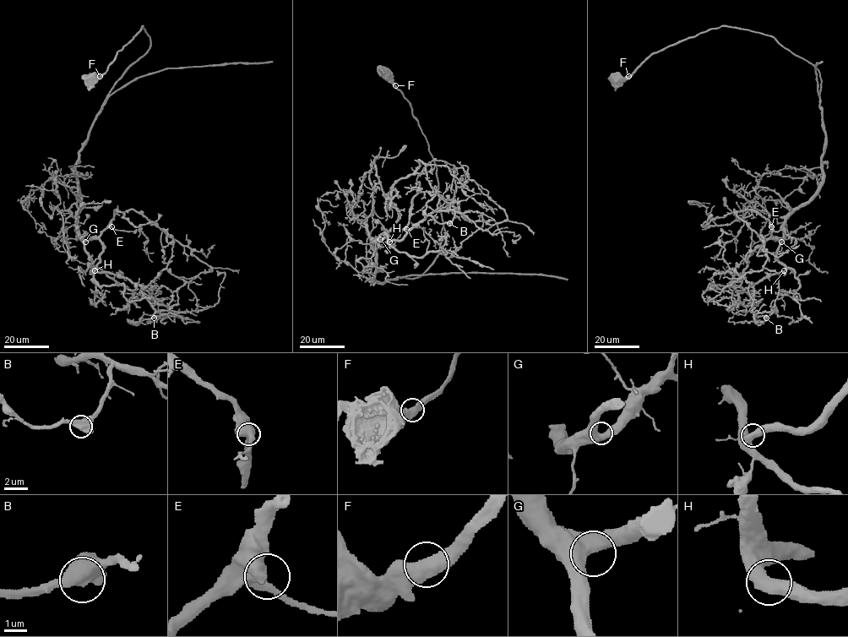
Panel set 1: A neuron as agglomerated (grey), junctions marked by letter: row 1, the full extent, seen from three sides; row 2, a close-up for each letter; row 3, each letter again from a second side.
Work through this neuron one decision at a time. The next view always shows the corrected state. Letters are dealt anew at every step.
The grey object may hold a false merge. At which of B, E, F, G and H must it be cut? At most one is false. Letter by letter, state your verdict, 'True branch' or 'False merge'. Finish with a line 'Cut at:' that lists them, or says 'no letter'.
B: True branch
E: True branch
F: True branch
G: True branch
H: True branch
Cut at: no letter

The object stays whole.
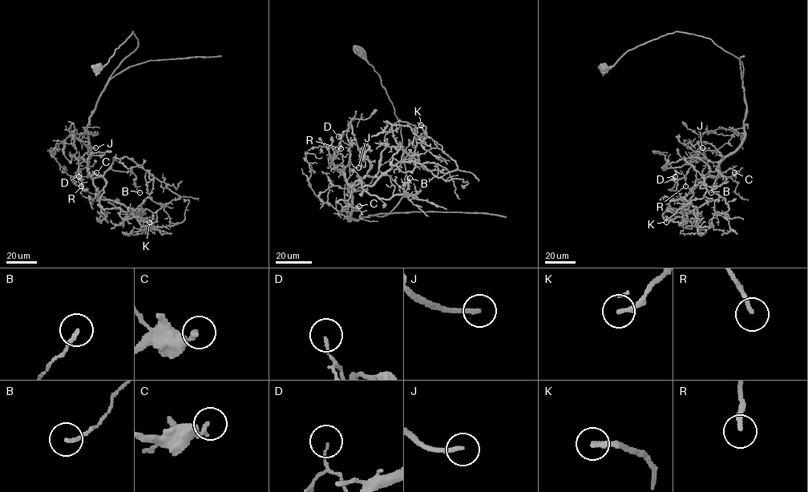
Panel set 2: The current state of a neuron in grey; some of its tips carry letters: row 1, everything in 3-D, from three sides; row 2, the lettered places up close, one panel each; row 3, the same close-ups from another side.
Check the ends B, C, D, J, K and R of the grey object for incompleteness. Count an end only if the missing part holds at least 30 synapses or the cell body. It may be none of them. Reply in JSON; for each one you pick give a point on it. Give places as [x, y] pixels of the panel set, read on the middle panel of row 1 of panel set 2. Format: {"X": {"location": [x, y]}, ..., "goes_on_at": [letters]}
{"J": {"location": [358, 167]}, "goes_on_at": ["J"]}

